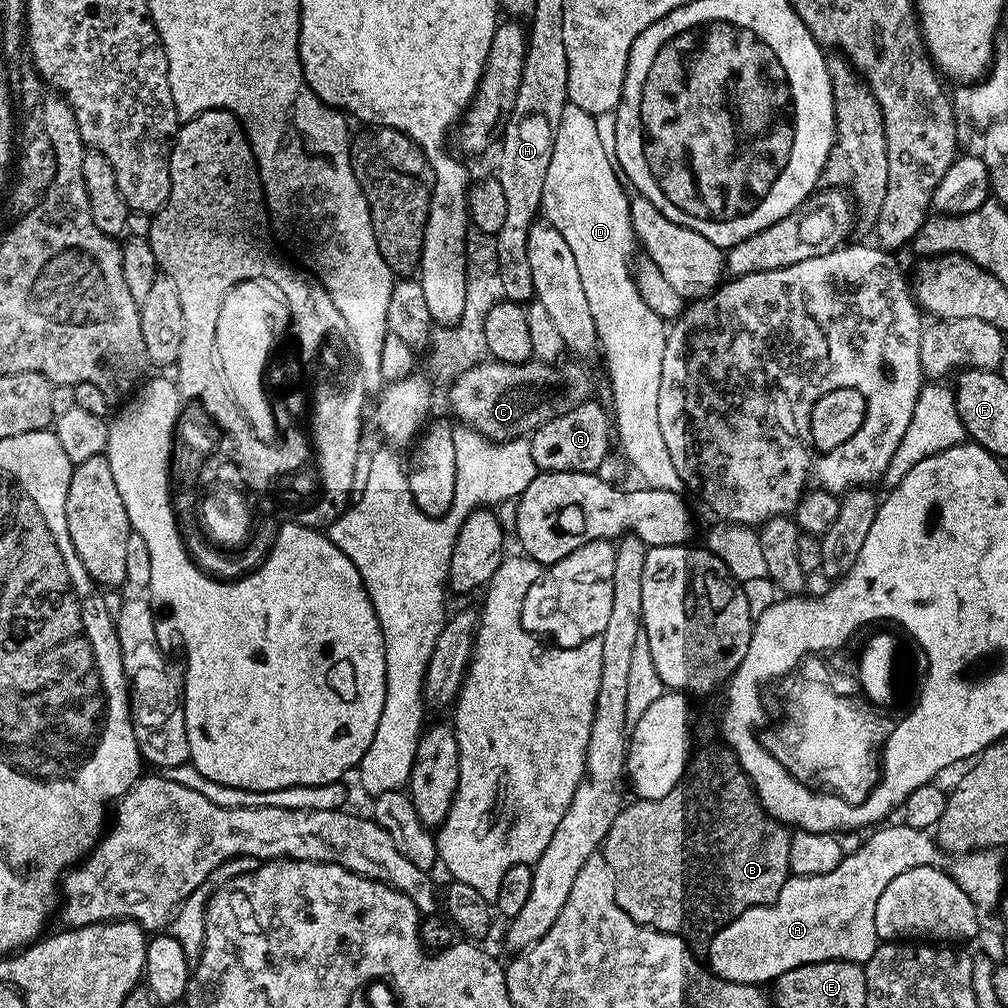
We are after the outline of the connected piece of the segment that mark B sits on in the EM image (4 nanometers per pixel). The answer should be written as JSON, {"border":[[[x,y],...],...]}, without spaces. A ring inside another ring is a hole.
{"border":[[[717,742],[709,748],[698,747],[691,753],[684,776],[681,777],[677,785],[661,800],[633,799],[625,803],[620,809],[618,818],[614,818],[614,826],[606,834],[602,845],[602,854],[614,870],[614,894],[618,906],[628,915],[635,924],[643,924],[646,928],[655,928],[657,932],[662,932],[670,936],[680,936],[684,942],[692,949],[707,949],[711,940],[715,938],[716,932],[722,930],[732,920],[738,918],[747,908],[762,907],[772,905],[779,896],[783,884],[790,877],[788,869],[788,859],[790,858],[790,842],[792,832],[788,825],[780,820],[768,815],[768,811],[762,806],[750,778],[742,770],[738,758],[732,753],[732,749],[723,743]]]}

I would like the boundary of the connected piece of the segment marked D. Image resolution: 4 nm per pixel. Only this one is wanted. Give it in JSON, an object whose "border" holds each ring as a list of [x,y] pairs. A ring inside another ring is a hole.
{"border":[[[565,103],[562,110],[562,122],[558,126],[558,134],[554,142],[554,154],[550,158],[550,170],[546,170],[545,185],[543,187],[543,202],[541,204],[541,213],[543,219],[557,231],[557,237],[568,243],[571,251],[576,259],[580,276],[582,276],[582,284],[588,302],[590,303],[590,311],[594,317],[595,326],[597,328],[597,336],[599,338],[599,351],[604,351],[604,364],[608,367],[608,380],[612,383],[612,406],[610,405],[611,415],[614,417],[614,430],[620,434],[620,446],[624,450],[624,456],[632,463],[632,468],[641,476],[643,483],[650,488],[658,490],[683,493],[685,491],[682,478],[678,478],[678,470],[674,470],[674,462],[670,462],[670,450],[666,450],[666,442],[662,439],[662,430],[658,430],[658,386],[662,386],[662,354],[666,354],[666,342],[668,341],[668,326],[661,317],[646,306],[646,302],[641,298],[640,291],[636,288],[635,279],[633,278],[629,260],[630,254],[636,249],[636,239],[630,218],[630,196],[627,195],[625,185],[620,182],[614,172],[614,161],[607,157],[604,147],[601,145],[601,139],[598,138],[598,129],[595,125],[596,117],[592,116],[586,110],[582,110],[582,106],[574,106],[572,103]]]}

